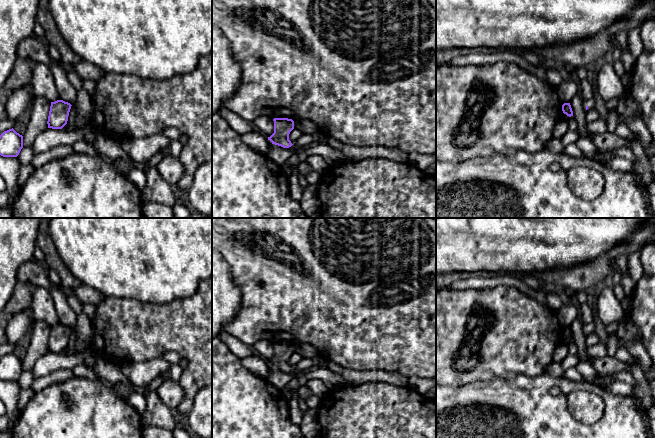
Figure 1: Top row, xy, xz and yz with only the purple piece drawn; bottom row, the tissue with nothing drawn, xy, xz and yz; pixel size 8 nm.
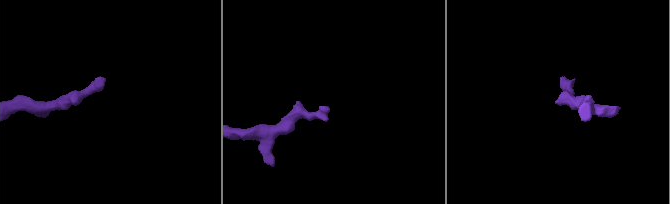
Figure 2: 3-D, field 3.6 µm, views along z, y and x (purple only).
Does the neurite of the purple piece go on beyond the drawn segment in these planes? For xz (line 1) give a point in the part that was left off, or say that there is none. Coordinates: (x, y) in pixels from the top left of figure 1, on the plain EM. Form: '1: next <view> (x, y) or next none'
1: next none

